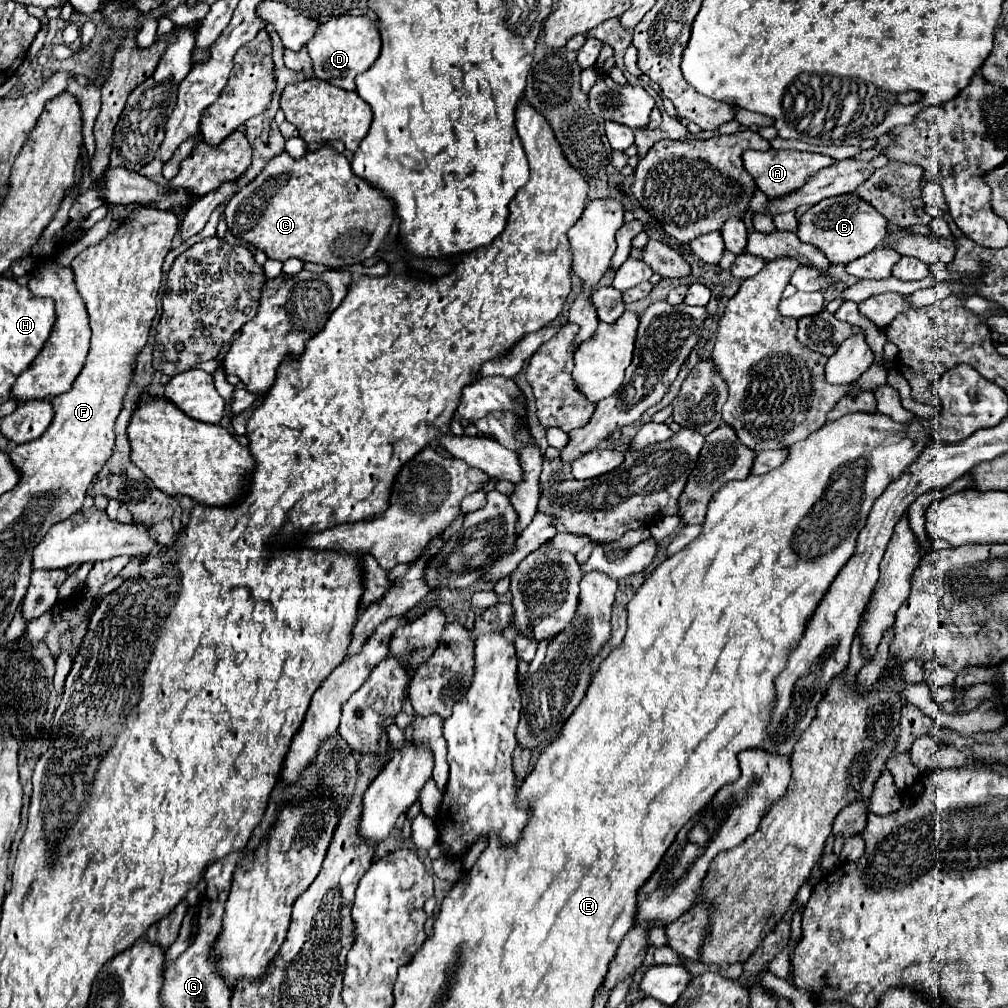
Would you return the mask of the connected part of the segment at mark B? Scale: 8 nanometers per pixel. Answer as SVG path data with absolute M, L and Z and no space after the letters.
M845 193L837 197L829 197L825 201L819 201L813 205L801 219L797 235L803 243L819 247L825 257L837 265L837 263L851 263L875 247L883 245L883 239L887 235L889 221L867 201L863 201L857 193Z

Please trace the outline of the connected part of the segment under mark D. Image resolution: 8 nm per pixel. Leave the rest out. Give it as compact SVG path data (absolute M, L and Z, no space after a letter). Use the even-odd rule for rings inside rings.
M341 15L321 25L317 29L317 35L307 43L307 49L313 59L315 75L319 79L345 91L355 91L355 77L367 71L381 53L381 35L377 23L371 21L369 17Z

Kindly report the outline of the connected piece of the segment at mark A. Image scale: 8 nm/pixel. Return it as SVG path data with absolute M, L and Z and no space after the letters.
M769 149L769 151L747 151L743 155L745 169L757 179L757 187L769 197L779 199L793 191L799 191L819 169L829 167L835 159L821 155L821 153L807 153L807 151L787 151L787 149Z

